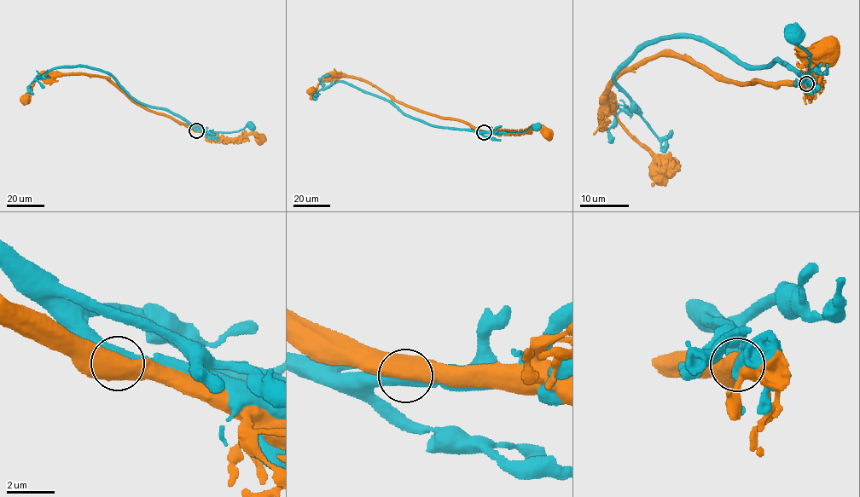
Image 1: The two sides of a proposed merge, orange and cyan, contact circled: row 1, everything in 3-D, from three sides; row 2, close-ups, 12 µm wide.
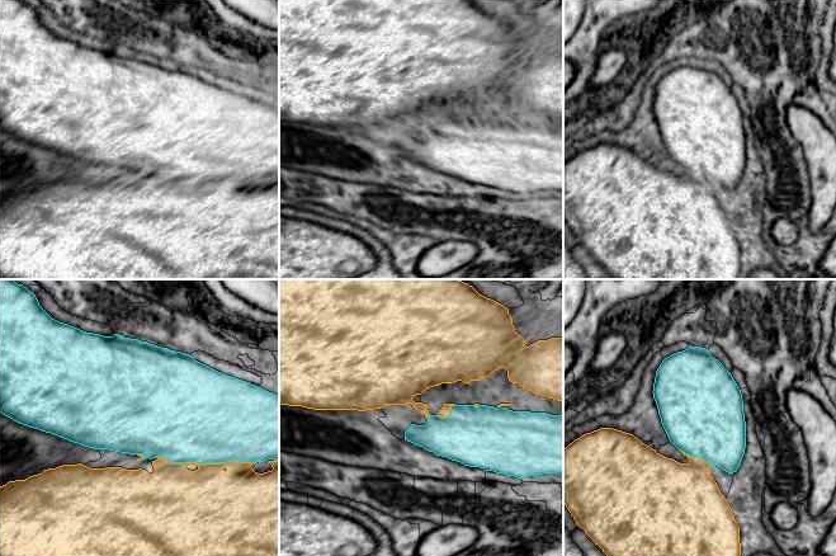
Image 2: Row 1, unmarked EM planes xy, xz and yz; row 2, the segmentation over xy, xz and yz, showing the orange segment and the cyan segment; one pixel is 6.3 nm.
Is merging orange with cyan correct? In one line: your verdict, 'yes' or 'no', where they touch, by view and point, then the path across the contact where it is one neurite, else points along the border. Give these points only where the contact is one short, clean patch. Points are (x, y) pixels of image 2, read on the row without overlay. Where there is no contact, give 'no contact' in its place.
no; meets orange in xy at (206, 179)

